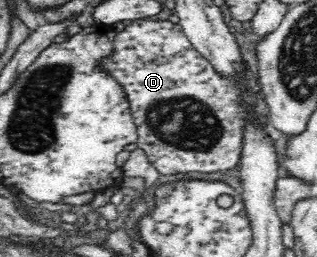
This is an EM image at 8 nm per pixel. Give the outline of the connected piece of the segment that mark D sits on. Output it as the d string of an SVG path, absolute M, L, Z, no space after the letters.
M146 18L132 20L129 26L125 26L123 31L117 33L115 38L115 58L111 58L106 70L110 70L110 74L113 74L123 85L123 89L125 89L125 95L127 95L130 104L130 111L138 128L138 138L135 142L137 143L137 148L145 151L148 162L154 168L157 168L157 171L161 174L169 175L177 174L177 172L179 174L185 174L185 172L207 172L209 174L209 172L225 172L225 170L235 169L243 160L242 152L245 149L245 134L249 132L249 128L263 129L269 127L269 107L265 101L263 91L258 88L259 82L255 78L255 72L251 72L249 64L241 58L239 69L232 75L222 74L209 59L205 59L198 50L195 50L179 23L174 24L168 20L155 21Z

